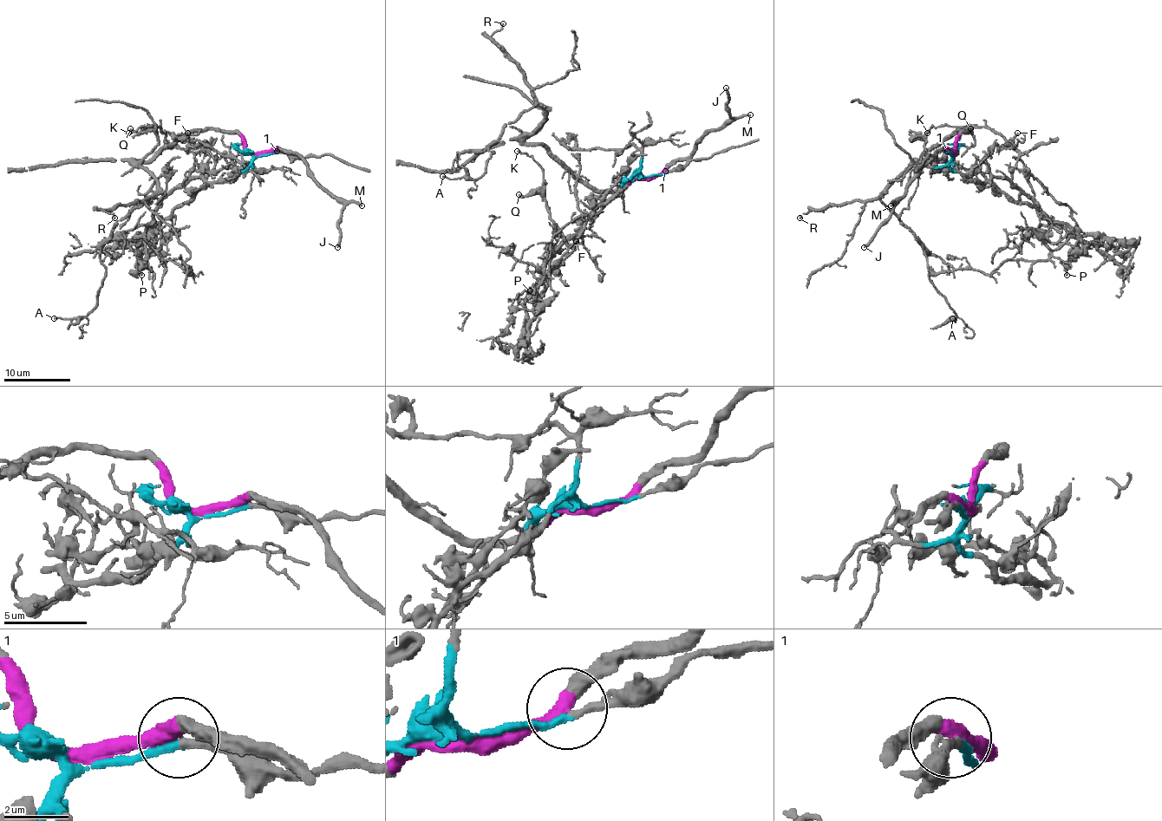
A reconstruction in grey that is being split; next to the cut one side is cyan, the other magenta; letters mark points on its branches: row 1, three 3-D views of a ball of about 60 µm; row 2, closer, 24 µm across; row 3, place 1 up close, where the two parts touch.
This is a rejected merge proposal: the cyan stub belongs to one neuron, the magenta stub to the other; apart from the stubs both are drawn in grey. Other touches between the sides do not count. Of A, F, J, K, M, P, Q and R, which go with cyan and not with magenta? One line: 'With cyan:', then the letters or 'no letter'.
With cyan: F, K, P, Q

